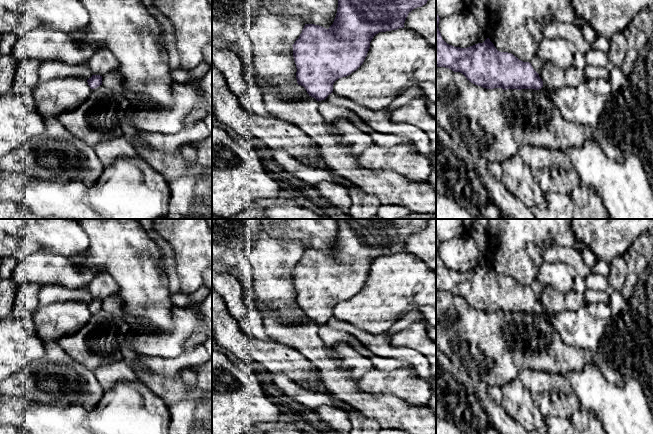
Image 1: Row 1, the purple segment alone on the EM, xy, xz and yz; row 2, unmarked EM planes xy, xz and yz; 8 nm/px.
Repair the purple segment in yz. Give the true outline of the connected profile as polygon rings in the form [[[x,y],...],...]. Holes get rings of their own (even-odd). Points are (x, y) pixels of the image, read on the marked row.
[[[436,12],[436,67],[460,72],[471,83],[486,89],[539,90],[543,87],[531,63],[498,51],[489,38],[467,48],[447,44],[439,31],[439,20]]]

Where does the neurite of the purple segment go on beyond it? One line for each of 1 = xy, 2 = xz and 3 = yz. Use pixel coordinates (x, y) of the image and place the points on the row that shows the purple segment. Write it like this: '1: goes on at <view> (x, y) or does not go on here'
1: does not go on here
2: does not go on here
3: does not go on here

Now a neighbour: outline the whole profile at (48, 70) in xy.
[[[45,61],[41,62],[38,68],[39,81],[65,77],[81,77],[88,80],[92,75],[85,63],[66,64],[60,61]]]

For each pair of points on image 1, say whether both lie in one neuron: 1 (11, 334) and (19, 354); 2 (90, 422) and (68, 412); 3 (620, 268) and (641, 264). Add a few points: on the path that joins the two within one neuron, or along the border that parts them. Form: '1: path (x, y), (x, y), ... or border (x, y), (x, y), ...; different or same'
1: path (11, 339), (11, 346), (14, 349); same
2: border (86, 412), (83, 423); different
3: border (623, 256), (627, 275), (620, 290); different

